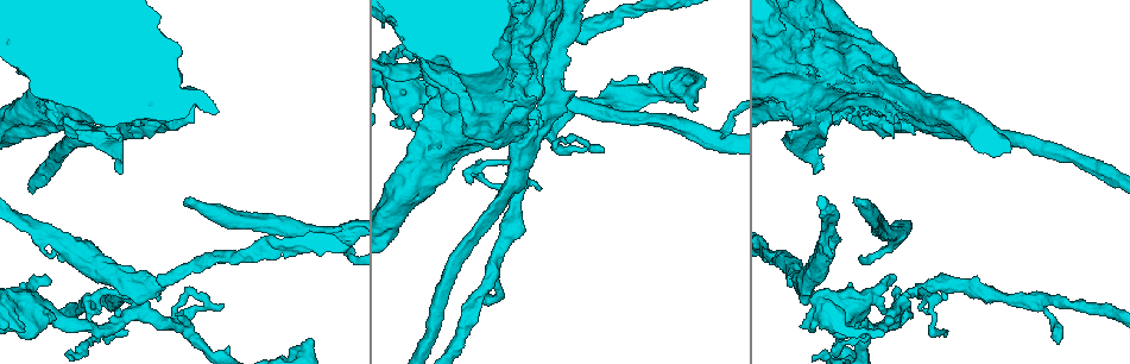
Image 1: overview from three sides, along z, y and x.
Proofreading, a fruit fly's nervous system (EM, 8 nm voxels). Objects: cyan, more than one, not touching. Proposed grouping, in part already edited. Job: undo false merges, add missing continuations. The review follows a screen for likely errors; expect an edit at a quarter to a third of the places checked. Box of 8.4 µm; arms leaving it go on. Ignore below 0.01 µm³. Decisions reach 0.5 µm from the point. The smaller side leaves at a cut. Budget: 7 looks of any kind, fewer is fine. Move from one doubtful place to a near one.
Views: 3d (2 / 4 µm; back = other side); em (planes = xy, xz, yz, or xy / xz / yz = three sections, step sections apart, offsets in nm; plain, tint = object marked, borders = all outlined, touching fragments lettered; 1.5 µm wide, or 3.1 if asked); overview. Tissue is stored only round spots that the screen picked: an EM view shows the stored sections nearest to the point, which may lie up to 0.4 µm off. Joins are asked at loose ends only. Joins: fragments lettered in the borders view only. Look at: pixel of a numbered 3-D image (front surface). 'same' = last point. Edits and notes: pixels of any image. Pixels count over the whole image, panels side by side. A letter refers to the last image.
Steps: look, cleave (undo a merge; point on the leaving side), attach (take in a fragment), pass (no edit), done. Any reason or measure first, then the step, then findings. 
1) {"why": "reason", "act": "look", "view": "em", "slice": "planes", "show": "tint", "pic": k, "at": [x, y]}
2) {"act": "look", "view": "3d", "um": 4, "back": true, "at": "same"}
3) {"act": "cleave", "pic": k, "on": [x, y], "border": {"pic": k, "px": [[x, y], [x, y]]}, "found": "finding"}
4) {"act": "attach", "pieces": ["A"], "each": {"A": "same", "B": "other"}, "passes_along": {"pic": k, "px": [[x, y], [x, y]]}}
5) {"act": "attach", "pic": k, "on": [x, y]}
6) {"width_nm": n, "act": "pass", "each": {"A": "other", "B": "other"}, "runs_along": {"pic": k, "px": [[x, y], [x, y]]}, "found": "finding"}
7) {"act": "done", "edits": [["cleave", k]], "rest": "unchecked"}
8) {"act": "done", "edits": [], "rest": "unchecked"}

{"why": "arms part here", "act": "look", "view": "3d", "um": 2, "pic": 1, "at": [489, 277]}

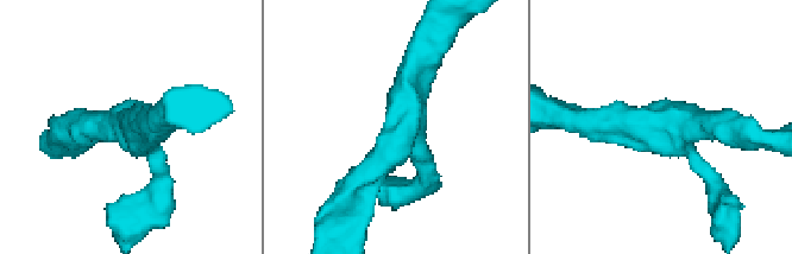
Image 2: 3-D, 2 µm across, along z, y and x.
{"arms": 3, "arm_widths_nm": [190, 200, 220], "act": "look", "view": "em", "slice": "yz", "step": 4, "show": "tint", "pic": 2, "at": [135, 126]}

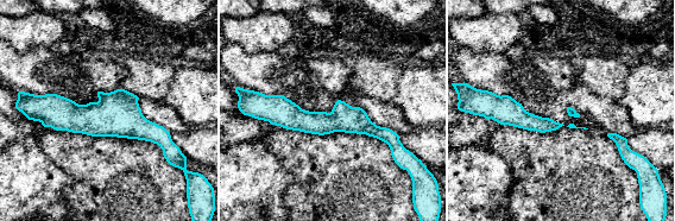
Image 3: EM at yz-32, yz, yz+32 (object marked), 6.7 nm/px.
{"act": "look", "view": "em", "slice": "xz", "step": 4, "show": "borders", "at": "same"}

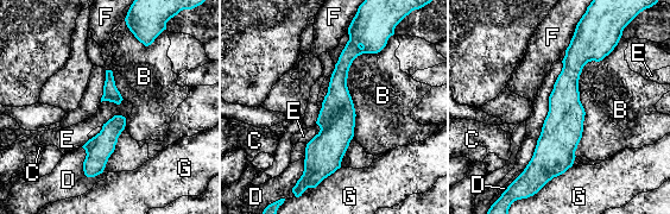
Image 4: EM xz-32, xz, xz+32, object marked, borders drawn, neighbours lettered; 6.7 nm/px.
{"width_nm": 20, "act": "pass", "each": {"B": "other", "C": "other", "D": "other", "E": "other", "F": "other", "G": "other"}, "runs_along": {"pic": 4, "px": [[579, 39], [548, 176]]}, "found": "all the same neuron"}

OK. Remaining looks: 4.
{"why": "free end", "act": "look", "view": "em", "slice": "planes", "show": "borders", "pic": 1, "at": [185, 198]}

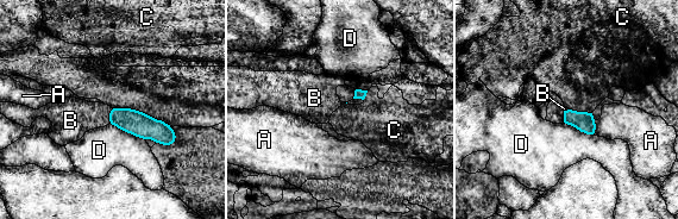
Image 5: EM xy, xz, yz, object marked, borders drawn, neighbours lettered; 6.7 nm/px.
{"act": "attach", "pieces": ["B"], "each": {"A": "other", "B": "same", "C": "other", "D": "other"}, "passes_along": {"pic": 5, "px": [[136, 123], [110, 116], [73, 117]]}, "found": "it goes on there"}

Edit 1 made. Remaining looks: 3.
{"why": "an open end", "act": "look", "view": "em", "slice": "planes", "show": "tint", "pic": 1, "at": [892, 276]}

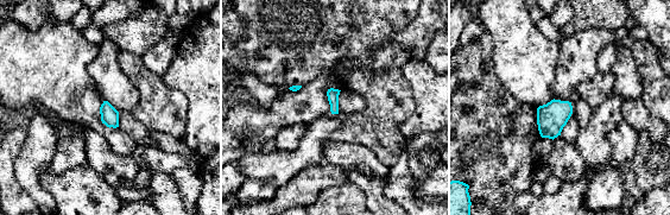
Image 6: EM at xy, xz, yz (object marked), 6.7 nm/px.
{"act": "look", "view": "em", "slice": "planes", "show": "borders", "at": "same"}

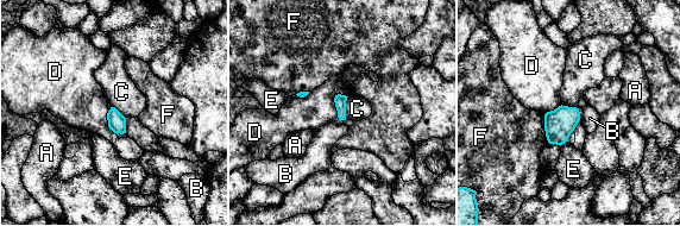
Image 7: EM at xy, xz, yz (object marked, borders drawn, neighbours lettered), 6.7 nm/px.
{"act": "pass", "each": {"A": "other", "B": "other", "C": "other", "D": "other", "E": "other", "F": "other"}, "found": "none of them fits"}

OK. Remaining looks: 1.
{"act": "done", "edits": [["attach", 5]], "rest": "unchecked"}

